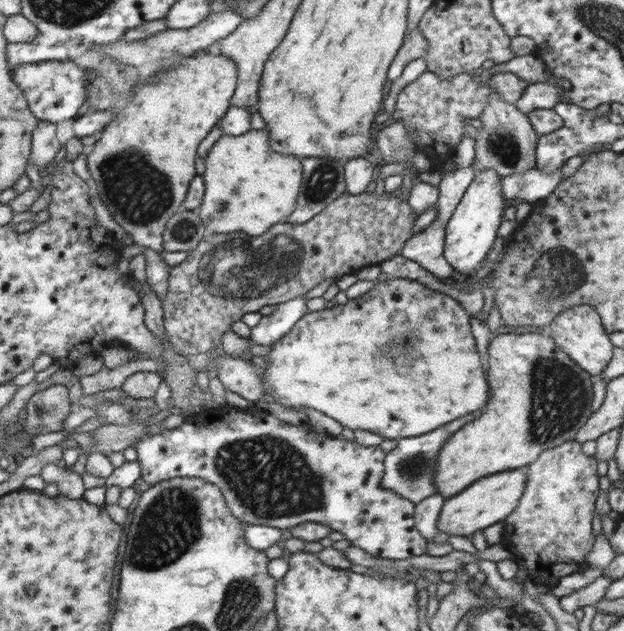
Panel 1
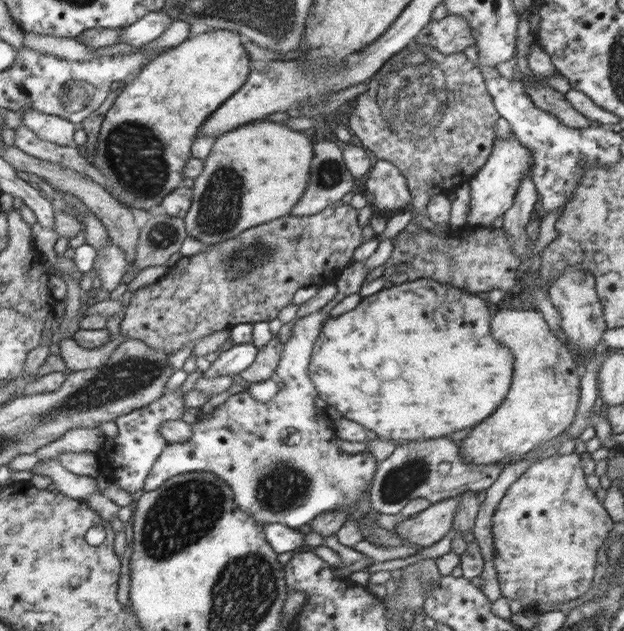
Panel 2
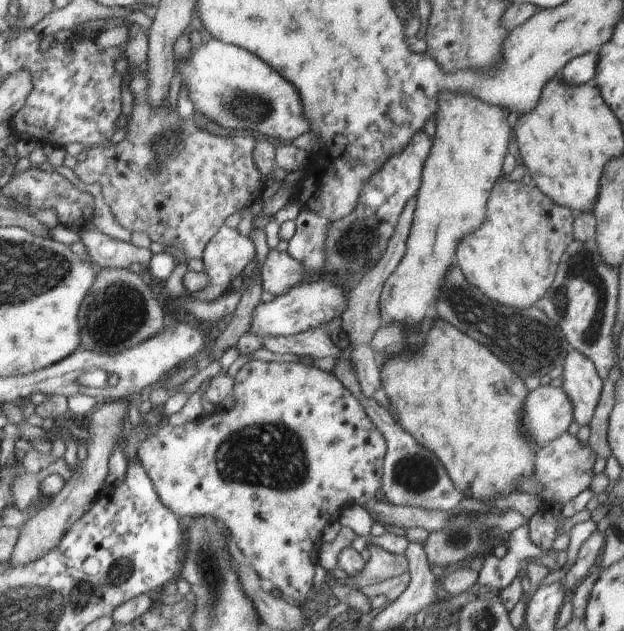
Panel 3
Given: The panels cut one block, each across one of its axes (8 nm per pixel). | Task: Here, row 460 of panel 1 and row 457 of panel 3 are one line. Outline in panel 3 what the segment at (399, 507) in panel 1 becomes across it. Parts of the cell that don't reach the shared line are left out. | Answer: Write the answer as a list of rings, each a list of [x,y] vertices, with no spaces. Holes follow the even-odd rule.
[[[253,359],[250,362],[247,362],[236,374],[235,383],[233,384],[233,396],[235,397],[235,404],[231,409],[222,410],[222,408],[216,407],[216,409],[209,415],[206,414],[204,418],[200,418],[200,420],[186,422],[182,426],[171,426],[170,424],[163,423],[161,426],[158,426],[141,444],[139,458],[143,462],[143,465],[150,473],[152,480],[154,481],[155,491],[159,495],[159,499],[163,501],[165,505],[173,513],[176,513],[181,519],[187,519],[190,517],[196,517],[198,515],[208,515],[216,517],[216,520],[222,521],[229,530],[231,534],[232,543],[234,546],[234,550],[237,553],[244,557],[250,564],[251,567],[256,571],[256,574],[259,578],[266,578],[266,580],[270,580],[273,582],[274,587],[281,590],[282,593],[292,596],[292,598],[299,603],[300,601],[304,601],[307,598],[310,590],[312,589],[312,582],[314,582],[314,568],[316,568],[316,564],[314,564],[314,560],[312,560],[312,554],[316,554],[316,548],[318,548],[318,544],[320,544],[320,534],[322,534],[322,530],[324,530],[324,526],[328,524],[328,522],[334,522],[338,516],[340,516],[340,506],[342,504],[348,504],[348,502],[354,502],[354,505],[362,505],[363,507],[372,502],[375,499],[376,492],[378,489],[382,487],[382,478],[383,478],[383,464],[386,462],[386,454],[387,454],[387,439],[384,436],[384,432],[376,426],[376,424],[371,420],[371,417],[366,415],[364,408],[352,394],[344,388],[342,383],[338,381],[337,378],[332,374],[332,372],[325,372],[317,367],[313,367],[312,365],[308,366],[306,363],[292,363],[292,362],[284,362],[284,361],[264,361],[260,359]]]

